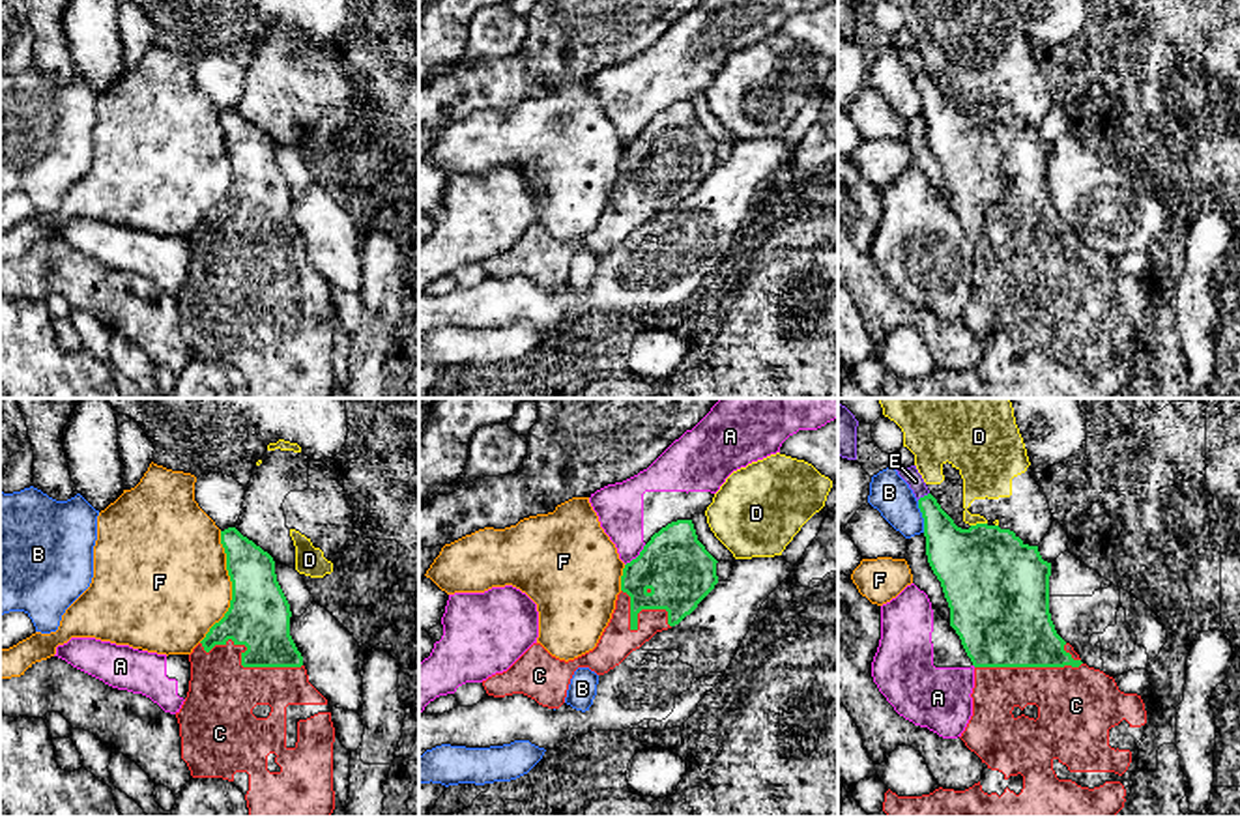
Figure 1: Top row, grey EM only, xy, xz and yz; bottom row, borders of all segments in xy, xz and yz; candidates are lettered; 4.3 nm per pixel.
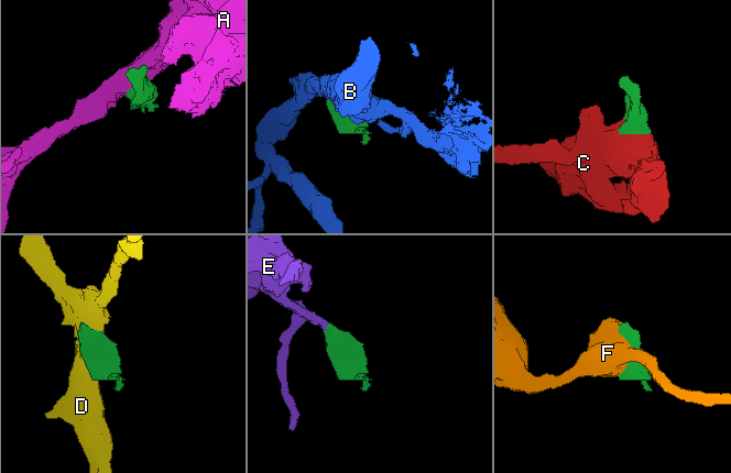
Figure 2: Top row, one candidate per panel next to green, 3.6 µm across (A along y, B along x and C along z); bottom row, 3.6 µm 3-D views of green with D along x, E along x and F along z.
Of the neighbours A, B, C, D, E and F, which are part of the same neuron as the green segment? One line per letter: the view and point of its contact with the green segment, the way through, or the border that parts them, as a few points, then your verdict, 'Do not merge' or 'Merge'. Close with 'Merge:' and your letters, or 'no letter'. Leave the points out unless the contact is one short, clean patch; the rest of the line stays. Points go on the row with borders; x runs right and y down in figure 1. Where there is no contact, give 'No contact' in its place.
A: Touches green at xz (638, 556). Boundary: xz (646, 544), (625, 565). Do not merge
B: Touches green at yz (922, 516). Boundary: yz (917, 501), (924, 531). Do not merge
C: Touches green at xy (242, 662). Merge
D: Touches green at yz (979, 524). Do not merge
E: Touches green at yz (924, 496). Path across: yz (949, 548), (924, 496), (911, 475). Merge
F: Touches green at xy (232, 587). Do not merge
Merge: C, E

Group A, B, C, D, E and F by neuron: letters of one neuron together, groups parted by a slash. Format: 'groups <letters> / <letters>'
groups A / B / C E / D / F

